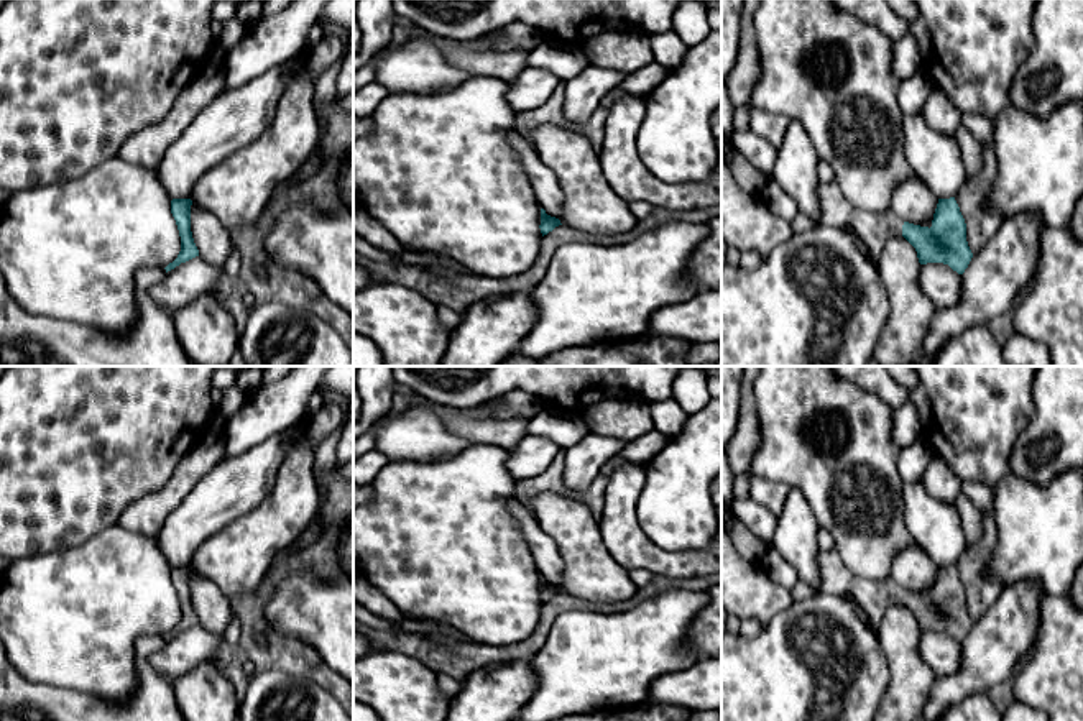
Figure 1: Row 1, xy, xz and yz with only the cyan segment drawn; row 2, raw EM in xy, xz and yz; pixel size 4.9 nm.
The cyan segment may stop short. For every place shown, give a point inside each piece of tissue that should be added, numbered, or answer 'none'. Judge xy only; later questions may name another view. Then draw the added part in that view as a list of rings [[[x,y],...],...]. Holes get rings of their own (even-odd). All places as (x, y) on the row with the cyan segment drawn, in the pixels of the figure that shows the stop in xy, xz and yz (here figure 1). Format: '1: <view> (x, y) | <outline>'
1: xy (145, 278) | [[[140,268],[135,274],[135,287],[140,292],[148,292],[154,284],[161,282],[164,276],[164,268]]]

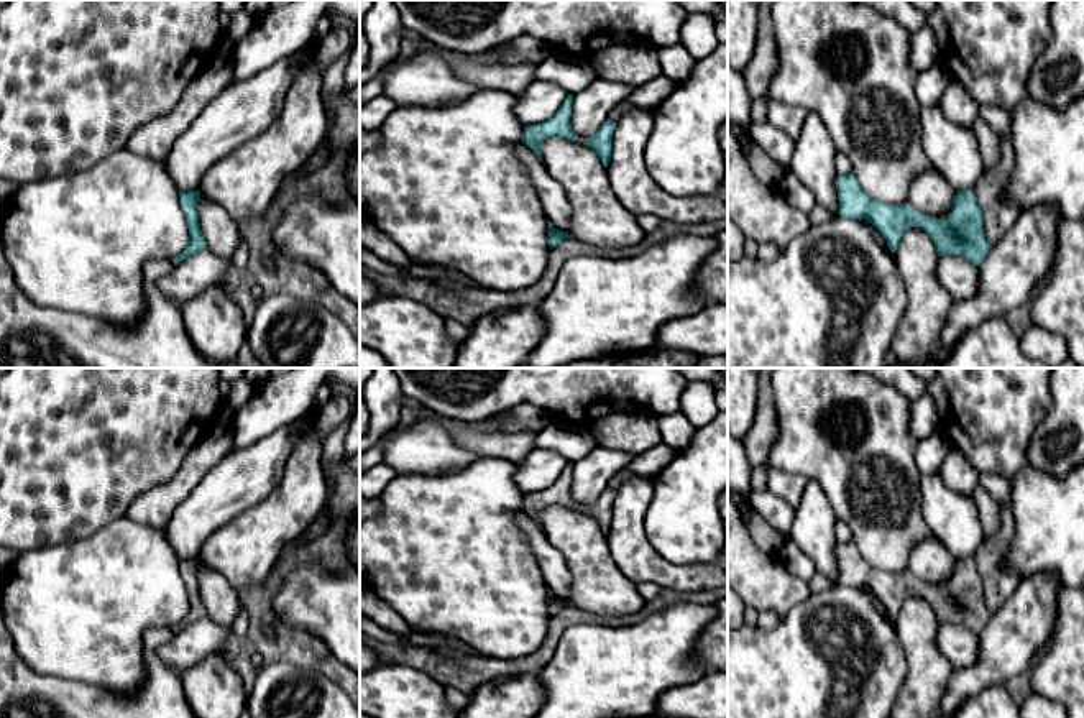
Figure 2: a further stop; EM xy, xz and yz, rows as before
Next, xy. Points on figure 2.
1: xy (153, 270) | [[[148,260],[143,266],[143,279],[148,284],[156,284],[163,276],[169,274],[172,268],[172,260]]]

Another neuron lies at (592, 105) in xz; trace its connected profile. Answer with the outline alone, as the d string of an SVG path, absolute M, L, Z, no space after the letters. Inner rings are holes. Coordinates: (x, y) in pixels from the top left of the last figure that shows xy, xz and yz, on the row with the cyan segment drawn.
M598 77L586 89L575 94L570 125L576 138L588 141L608 120L609 112L626 100L632 90L634 85L631 84Z

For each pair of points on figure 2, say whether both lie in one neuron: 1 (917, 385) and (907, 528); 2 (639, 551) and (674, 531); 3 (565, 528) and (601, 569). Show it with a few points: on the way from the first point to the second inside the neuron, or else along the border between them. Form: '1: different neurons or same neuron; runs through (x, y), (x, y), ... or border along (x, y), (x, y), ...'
1: different neurons; border along (887, 385), (894, 386), (910, 403)
2: different neurons; border along (646, 506), (647, 541), (666, 559), (680, 567)
3: same neuron; runs through (575, 538), (592, 559)

